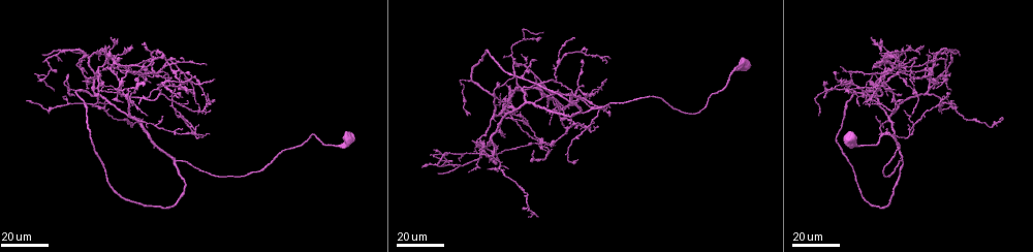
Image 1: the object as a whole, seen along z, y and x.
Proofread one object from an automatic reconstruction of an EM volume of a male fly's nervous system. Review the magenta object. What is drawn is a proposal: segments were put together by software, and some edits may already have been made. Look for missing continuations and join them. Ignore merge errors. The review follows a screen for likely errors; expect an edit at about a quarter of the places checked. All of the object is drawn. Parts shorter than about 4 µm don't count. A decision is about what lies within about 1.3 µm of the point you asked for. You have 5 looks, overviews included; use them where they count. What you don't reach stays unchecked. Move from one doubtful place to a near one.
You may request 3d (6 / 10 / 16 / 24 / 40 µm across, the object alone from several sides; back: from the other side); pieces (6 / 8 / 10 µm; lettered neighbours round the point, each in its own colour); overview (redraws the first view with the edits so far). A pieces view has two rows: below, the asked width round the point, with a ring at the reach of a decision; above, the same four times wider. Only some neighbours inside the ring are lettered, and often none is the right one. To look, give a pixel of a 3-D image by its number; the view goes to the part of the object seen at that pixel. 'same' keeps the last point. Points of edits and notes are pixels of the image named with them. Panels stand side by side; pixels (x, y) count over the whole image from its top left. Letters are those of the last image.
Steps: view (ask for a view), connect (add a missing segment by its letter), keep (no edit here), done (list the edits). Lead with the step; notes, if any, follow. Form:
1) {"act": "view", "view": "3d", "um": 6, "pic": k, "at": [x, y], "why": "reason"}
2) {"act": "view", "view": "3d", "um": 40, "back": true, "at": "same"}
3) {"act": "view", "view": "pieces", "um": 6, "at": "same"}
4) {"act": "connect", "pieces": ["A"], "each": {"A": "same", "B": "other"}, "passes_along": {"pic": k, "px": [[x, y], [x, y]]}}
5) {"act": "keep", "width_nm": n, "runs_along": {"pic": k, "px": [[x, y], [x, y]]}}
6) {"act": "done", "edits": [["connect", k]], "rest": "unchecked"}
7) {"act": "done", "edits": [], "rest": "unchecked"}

{"act": "view", "view": "3d", "um": 24, "pic": 1, "at": [54, 89], "why": "tapers out"}

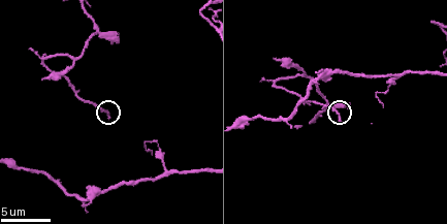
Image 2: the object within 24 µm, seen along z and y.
{"act": "view", "view": "pieces", "um": 6, "pic": 2, "at": [110, 119]}

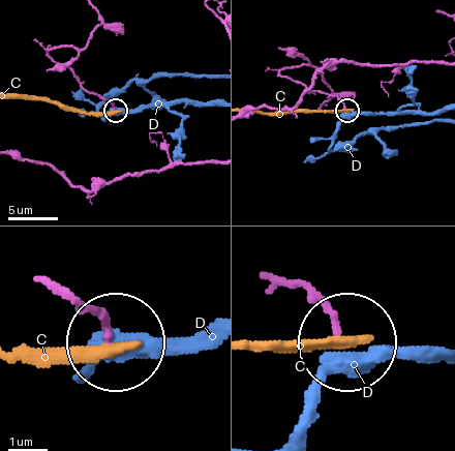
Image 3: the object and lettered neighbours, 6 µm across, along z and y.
{"act": "keep", "each": {"C": "other", "D": "other"}, "runs_along": {"pic": 3, "px": [[302, 289], [341, 344]]}, "found": "none of them fits"}

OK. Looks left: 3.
{"act": "view", "view": "3d", "um": 24, "pic": 1, "at": [44, 54], "why": "free end"}

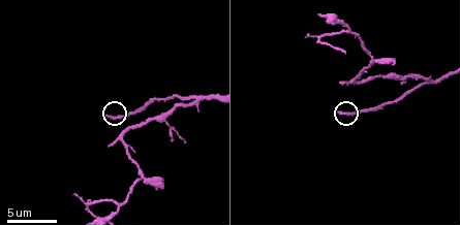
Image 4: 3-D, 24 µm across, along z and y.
{"act": "view", "view": "pieces", "um": 8, "pic": 4, "at": [338, 114]}

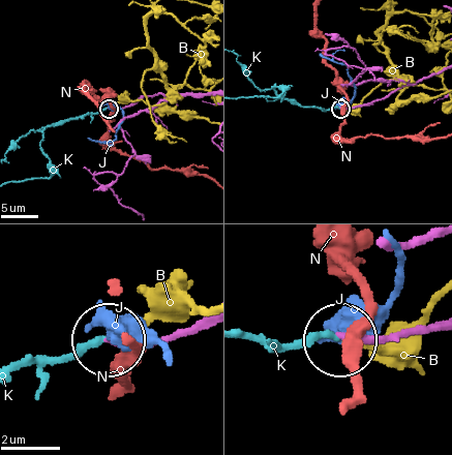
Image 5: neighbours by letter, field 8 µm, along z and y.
{"act": "connect", "pieces": ["K"], "each": {"B": "other", "J": "other", "K": "same", "N": "other"}, "found": "the neuron continues"}

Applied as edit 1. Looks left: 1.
{"act": "done", "edits": [["connect", 5]], "rest": "unchecked"}

